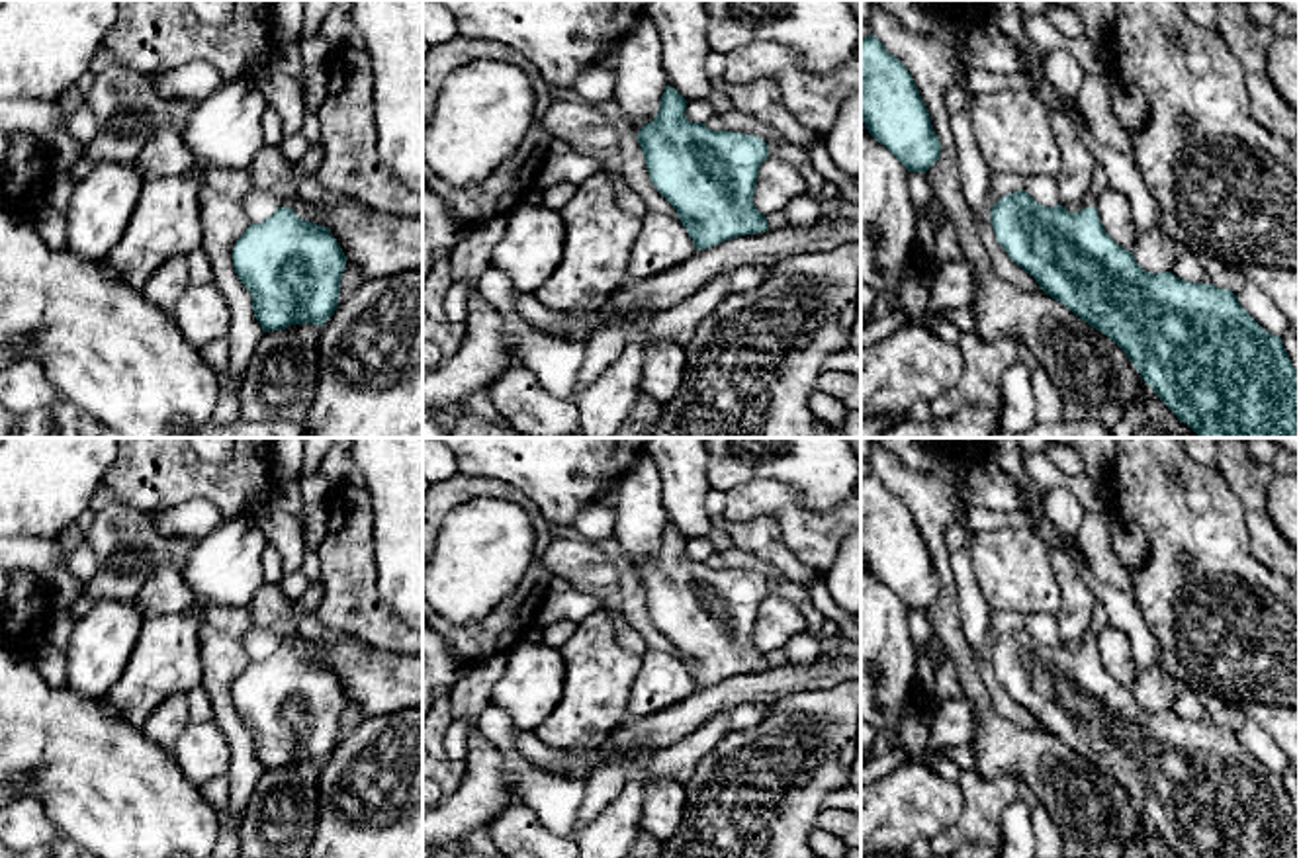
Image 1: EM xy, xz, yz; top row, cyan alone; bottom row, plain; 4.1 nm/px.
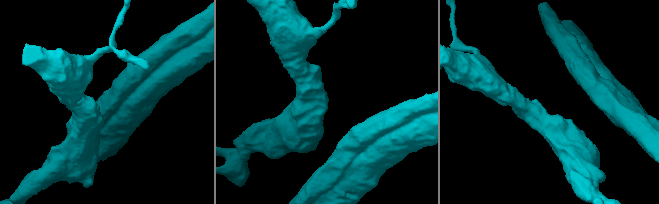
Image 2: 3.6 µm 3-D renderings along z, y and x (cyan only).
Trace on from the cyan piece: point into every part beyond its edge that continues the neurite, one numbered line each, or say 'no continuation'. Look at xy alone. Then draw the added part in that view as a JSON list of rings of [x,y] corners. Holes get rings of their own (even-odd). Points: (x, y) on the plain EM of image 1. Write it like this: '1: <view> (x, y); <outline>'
1: xy (308, 604); [[[315,580],[315,582],[309,582],[305,592],[291,604],[293,612],[295,612],[295,625],[291,629],[288,629],[284,635],[282,635],[282,645],[293,645],[299,635],[301,635],[301,629],[299,629],[299,623],[309,618],[309,616],[315,616],[321,602],[325,600],[325,580]]]

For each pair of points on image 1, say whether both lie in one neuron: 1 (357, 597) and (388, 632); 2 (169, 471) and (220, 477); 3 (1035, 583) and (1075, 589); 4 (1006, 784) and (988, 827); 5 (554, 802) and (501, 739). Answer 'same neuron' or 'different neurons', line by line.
1: same neuron
2: same neuron
3: different neurons
4: same neuron
5: same neuron

